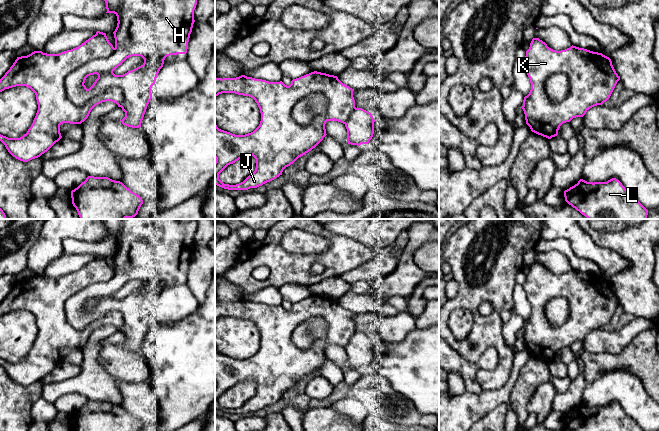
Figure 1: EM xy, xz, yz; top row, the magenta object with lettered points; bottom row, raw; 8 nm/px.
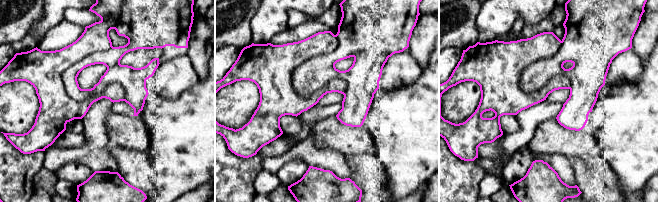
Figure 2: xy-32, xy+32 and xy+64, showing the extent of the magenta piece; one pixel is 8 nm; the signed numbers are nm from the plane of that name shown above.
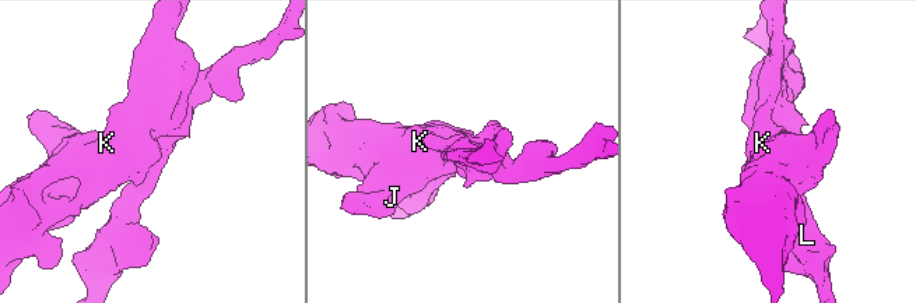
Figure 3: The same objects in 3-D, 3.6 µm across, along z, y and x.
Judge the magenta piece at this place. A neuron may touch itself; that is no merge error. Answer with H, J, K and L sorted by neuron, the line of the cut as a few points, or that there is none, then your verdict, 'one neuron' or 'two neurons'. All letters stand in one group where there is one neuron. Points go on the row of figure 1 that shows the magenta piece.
H L / J K | xy (114, 48), (66, 77), (65, 93), (73, 104) | two neurons

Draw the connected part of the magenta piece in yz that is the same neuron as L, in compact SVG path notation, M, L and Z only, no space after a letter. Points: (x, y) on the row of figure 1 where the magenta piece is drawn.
M616 178L594 183L580 179L577 184L564 191L564 197L569 205L588 219L647 219L648 215L648 210Z

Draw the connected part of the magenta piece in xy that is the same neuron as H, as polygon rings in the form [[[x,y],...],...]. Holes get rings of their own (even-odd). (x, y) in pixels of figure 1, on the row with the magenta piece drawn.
[[[123,0],[117,14],[117,27],[113,32],[115,38],[113,53],[106,58],[89,61],[66,77],[65,90],[68,99],[77,106],[83,106],[90,99],[103,95],[108,88],[118,87],[123,92],[124,100],[120,107],[125,112],[125,117],[120,121],[128,127],[141,127],[147,106],[152,99],[151,88],[163,67],[165,58],[187,53],[195,22],[196,5],[197,0]],[[132,56],[141,56],[144,63],[123,75],[115,75],[113,71]],[[94,74],[97,74],[98,78],[87,89],[84,85],[85,80]]]

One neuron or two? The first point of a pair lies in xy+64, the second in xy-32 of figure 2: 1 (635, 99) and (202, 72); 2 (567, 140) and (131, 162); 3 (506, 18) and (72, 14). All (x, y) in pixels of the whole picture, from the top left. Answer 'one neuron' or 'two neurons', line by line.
1: two neurons
2: two neurons
3: two neurons

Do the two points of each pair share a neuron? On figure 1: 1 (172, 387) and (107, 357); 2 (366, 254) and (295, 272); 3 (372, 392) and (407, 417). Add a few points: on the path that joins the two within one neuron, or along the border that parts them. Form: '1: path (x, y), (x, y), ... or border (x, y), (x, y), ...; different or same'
1: border (140, 353), (147, 364), (150, 375); different
2: path (348, 254), (344, 254), (339, 258), (313, 258); same
3: path (381, 400), (388, 407), (398, 410); same

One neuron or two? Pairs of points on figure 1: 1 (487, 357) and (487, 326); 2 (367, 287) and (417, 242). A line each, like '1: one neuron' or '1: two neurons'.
1: two neurons
2: two neurons

